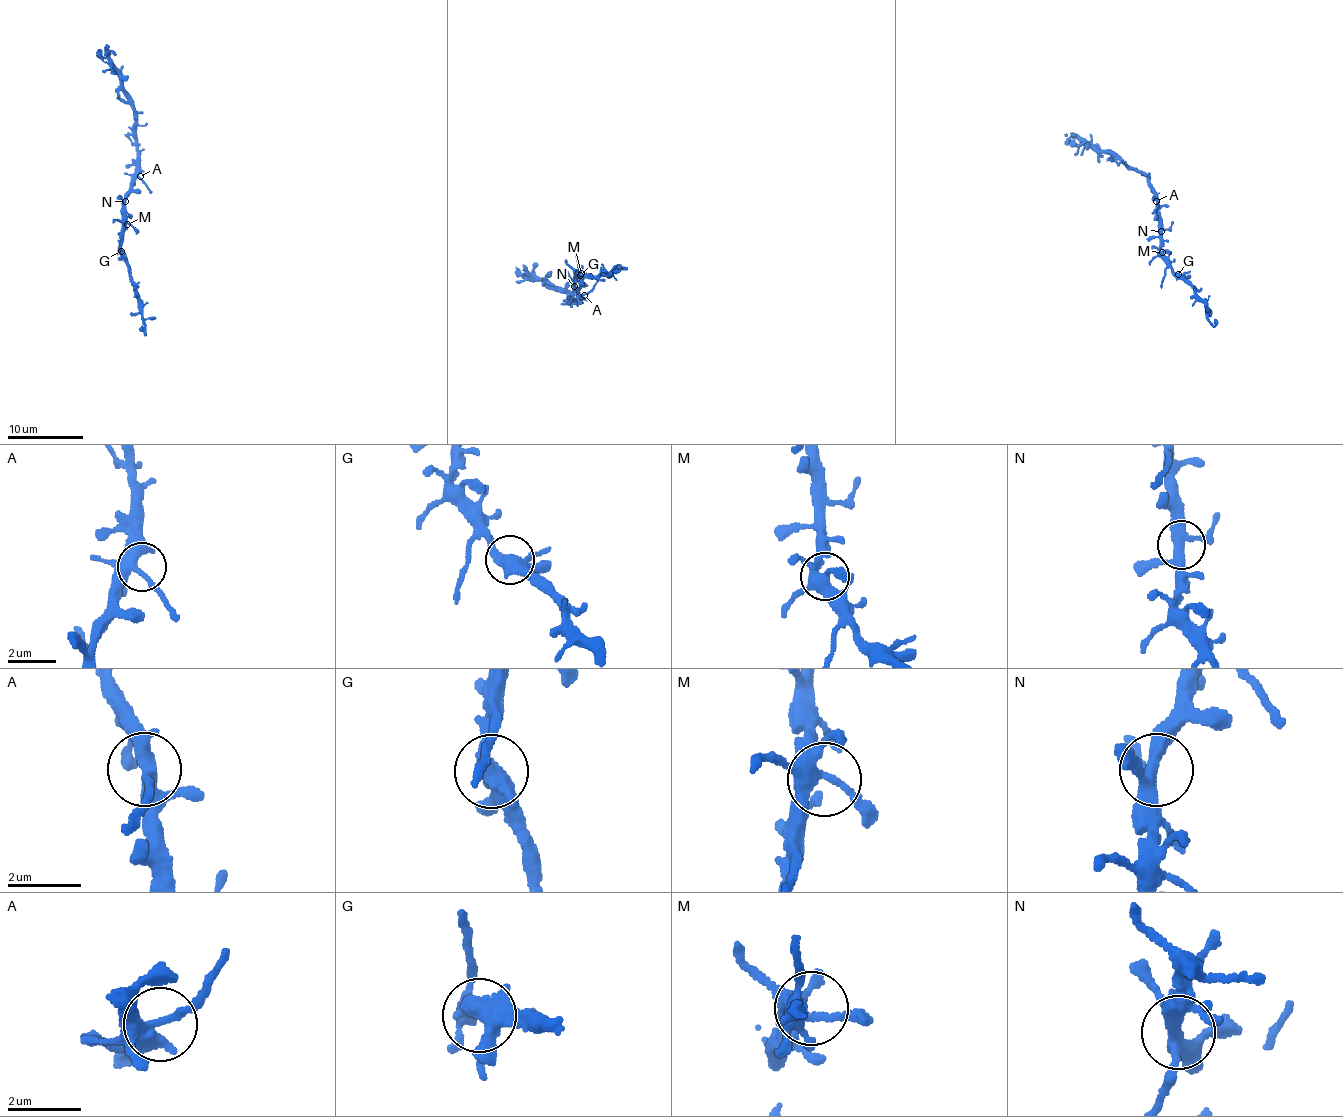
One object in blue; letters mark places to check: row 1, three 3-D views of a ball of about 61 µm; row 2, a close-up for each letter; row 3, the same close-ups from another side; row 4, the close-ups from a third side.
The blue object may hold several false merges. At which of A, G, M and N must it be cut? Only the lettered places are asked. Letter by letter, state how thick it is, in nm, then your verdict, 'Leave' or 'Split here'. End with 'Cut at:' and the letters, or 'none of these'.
A: Thickness 320 nm. Leave
G: Thickness 400 nm. Leave
M: Thickness 320 nm. Leave
N: Thickness 340 nm. Leave
Cut at: none of these

